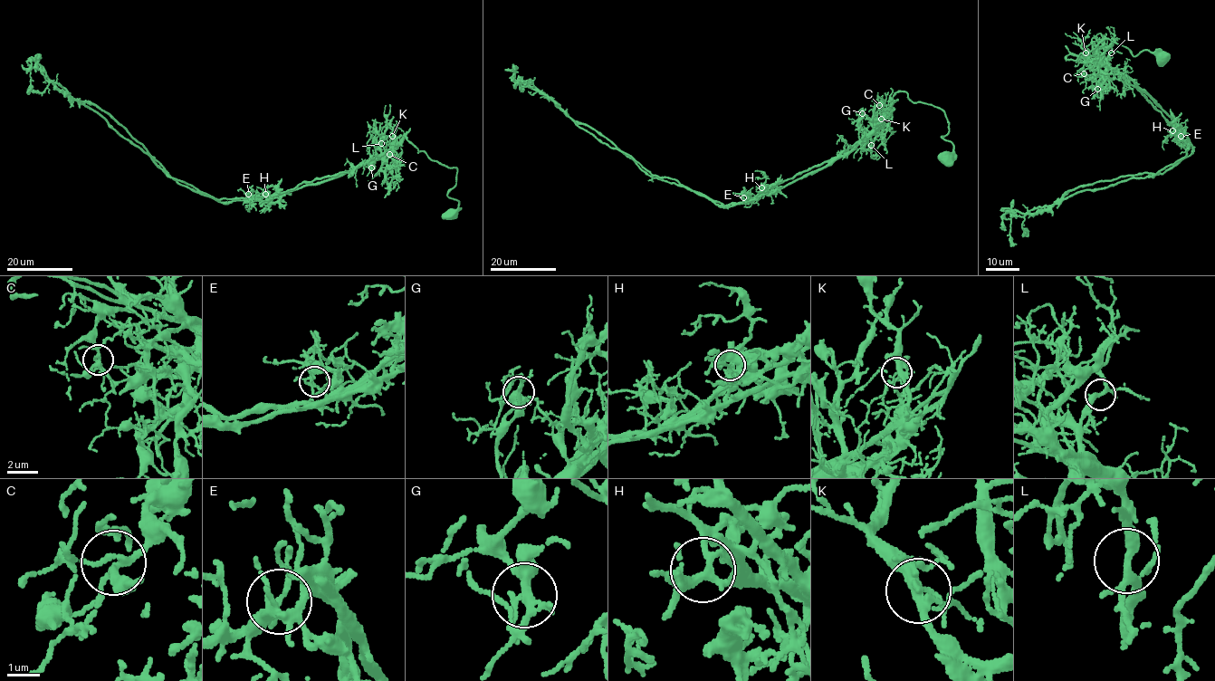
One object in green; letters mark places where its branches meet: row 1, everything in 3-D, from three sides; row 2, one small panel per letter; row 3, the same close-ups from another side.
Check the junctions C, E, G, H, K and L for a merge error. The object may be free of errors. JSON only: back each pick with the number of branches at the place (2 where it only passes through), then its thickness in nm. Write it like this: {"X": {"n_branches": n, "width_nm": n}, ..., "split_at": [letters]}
{"C": {"n_branches": 4, "width_nm": 200}, "split_at": ["C"]}

